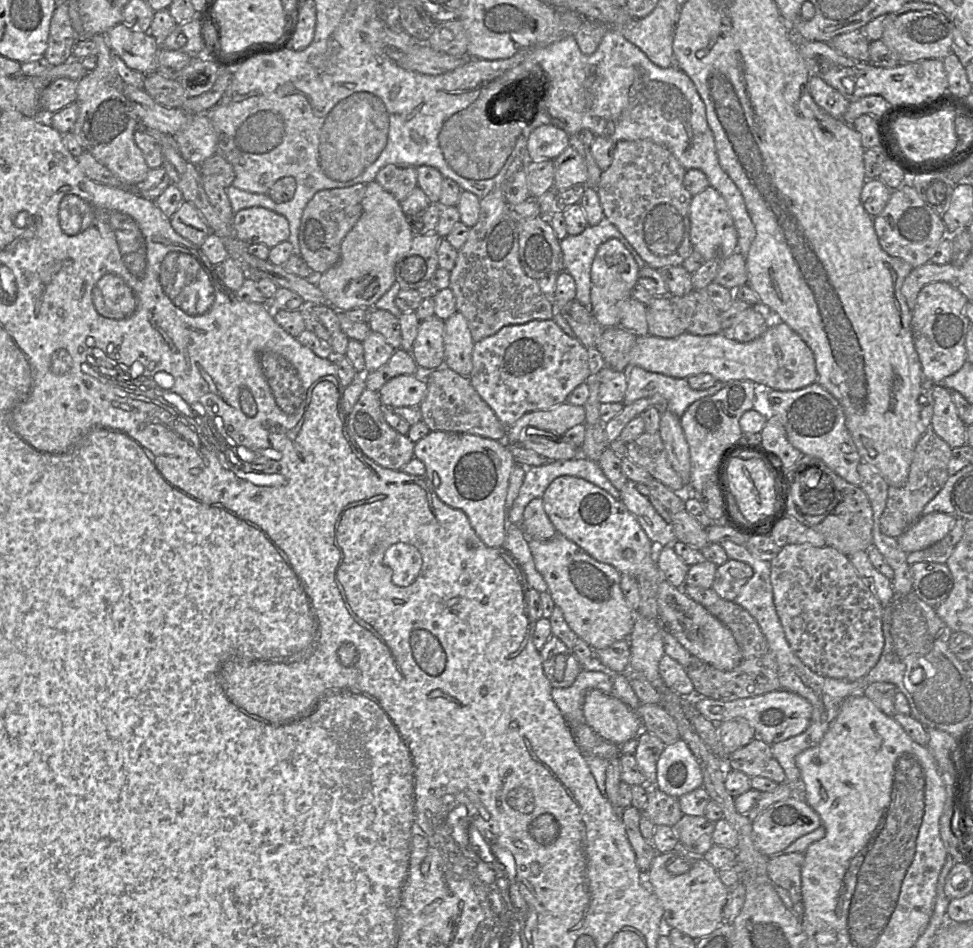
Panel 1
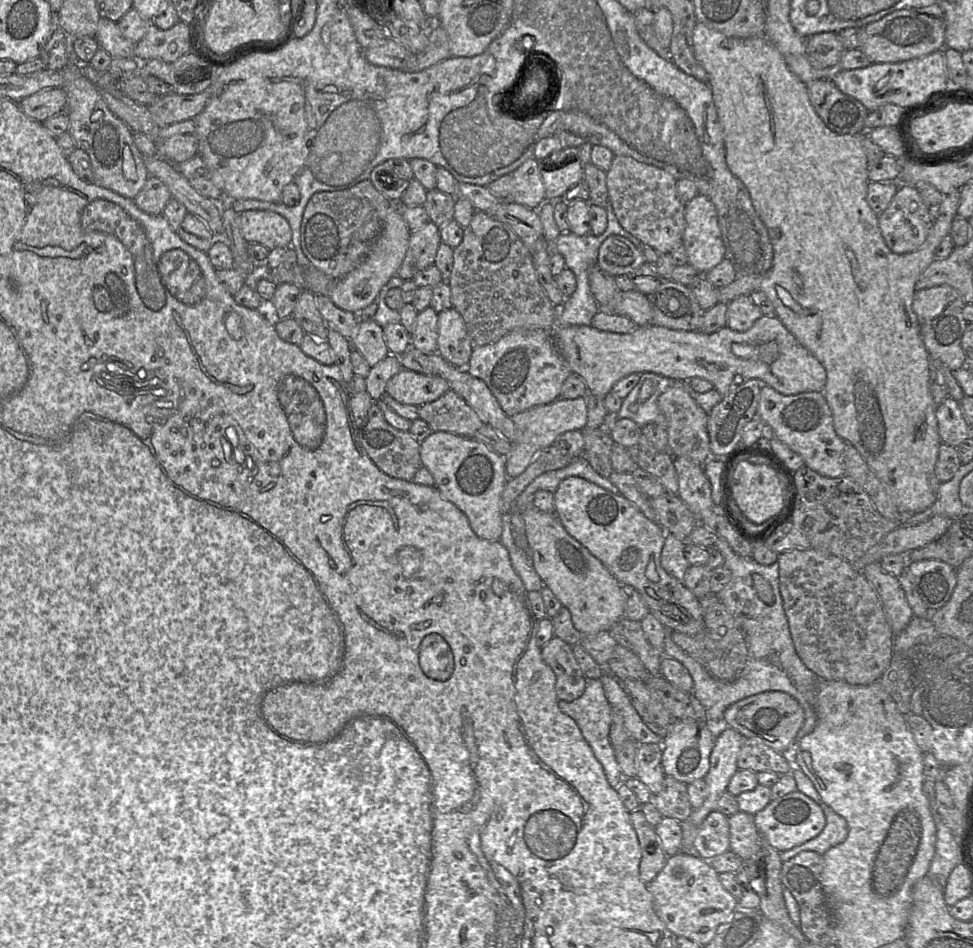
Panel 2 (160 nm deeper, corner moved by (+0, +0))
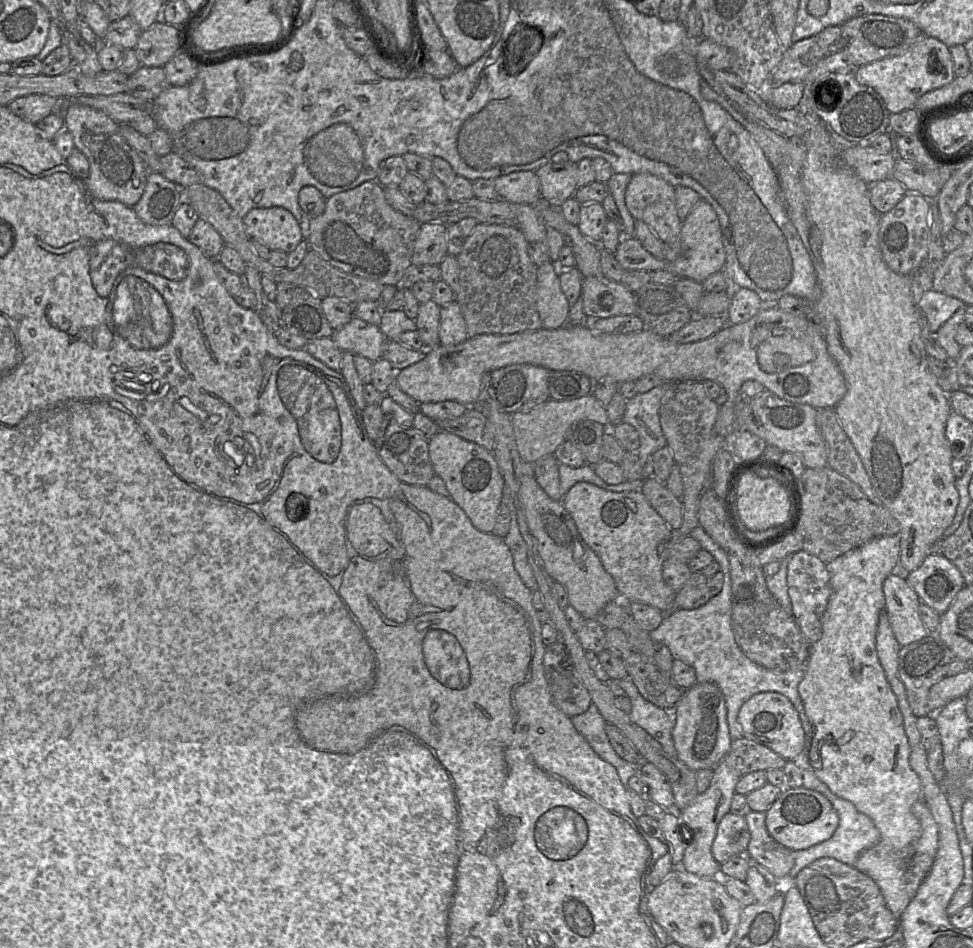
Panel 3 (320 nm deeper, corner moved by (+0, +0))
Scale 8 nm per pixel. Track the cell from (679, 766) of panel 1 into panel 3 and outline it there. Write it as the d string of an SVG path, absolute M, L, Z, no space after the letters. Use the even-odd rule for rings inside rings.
M696 683L684 690L675 708L672 739L677 758L693 771L714 768L727 756L732 738L724 695L714 683Z

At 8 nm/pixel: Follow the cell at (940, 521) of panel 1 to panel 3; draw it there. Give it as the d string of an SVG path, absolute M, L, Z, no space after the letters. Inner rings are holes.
M899 535L880 536L826 564L827 571L830 575L831 595L822 617L822 635L817 642L810 646L810 654L805 666L804 678L798 685L798 692L813 731L813 738L809 752L805 754L804 758L796 760L800 763L800 765L802 765L802 763L806 763L814 772L816 777L821 782L823 782L833 794L852 802L859 812L865 814L874 822L875 826L880 832L880 840L874 847L863 851L859 855L853 867L875 881L883 895L886 906L891 911L893 916L898 920L911 900L911 897L906 892L906 870L910 859L914 855L914 842L921 834L921 824L919 820L913 815L911 807L915 801L917 801L919 798L922 798L919 777L910 766L910 750L908 738L904 730L903 716L899 709L897 698L892 691L887 681L885 672L880 664L876 650L876 634L879 617L881 612L885 609L883 583L885 579L890 574L892 574L895 569L898 568L899 556Z

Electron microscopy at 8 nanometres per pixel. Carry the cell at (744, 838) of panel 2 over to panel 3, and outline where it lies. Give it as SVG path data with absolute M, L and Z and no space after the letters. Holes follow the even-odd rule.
M751 811L745 817L750 833L746 856L754 859L784 883L792 867L792 851L779 844L767 831L765 812Z

